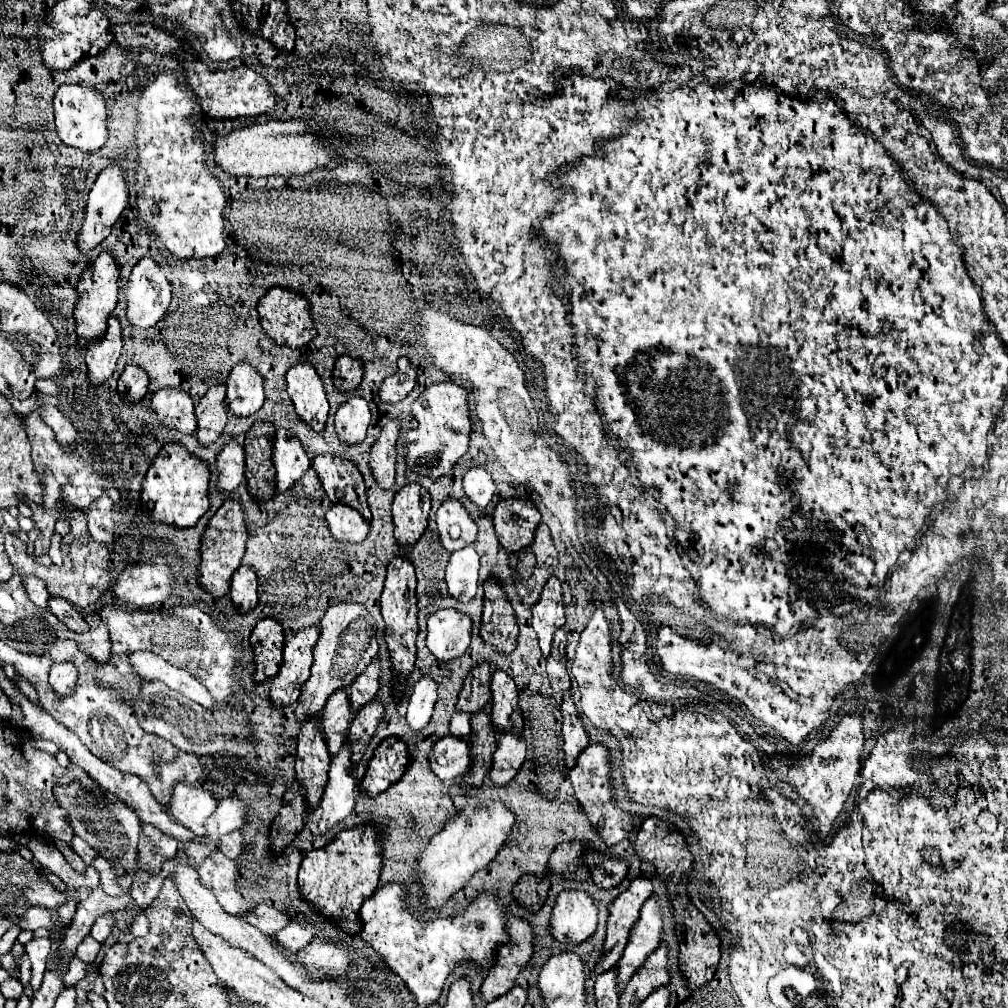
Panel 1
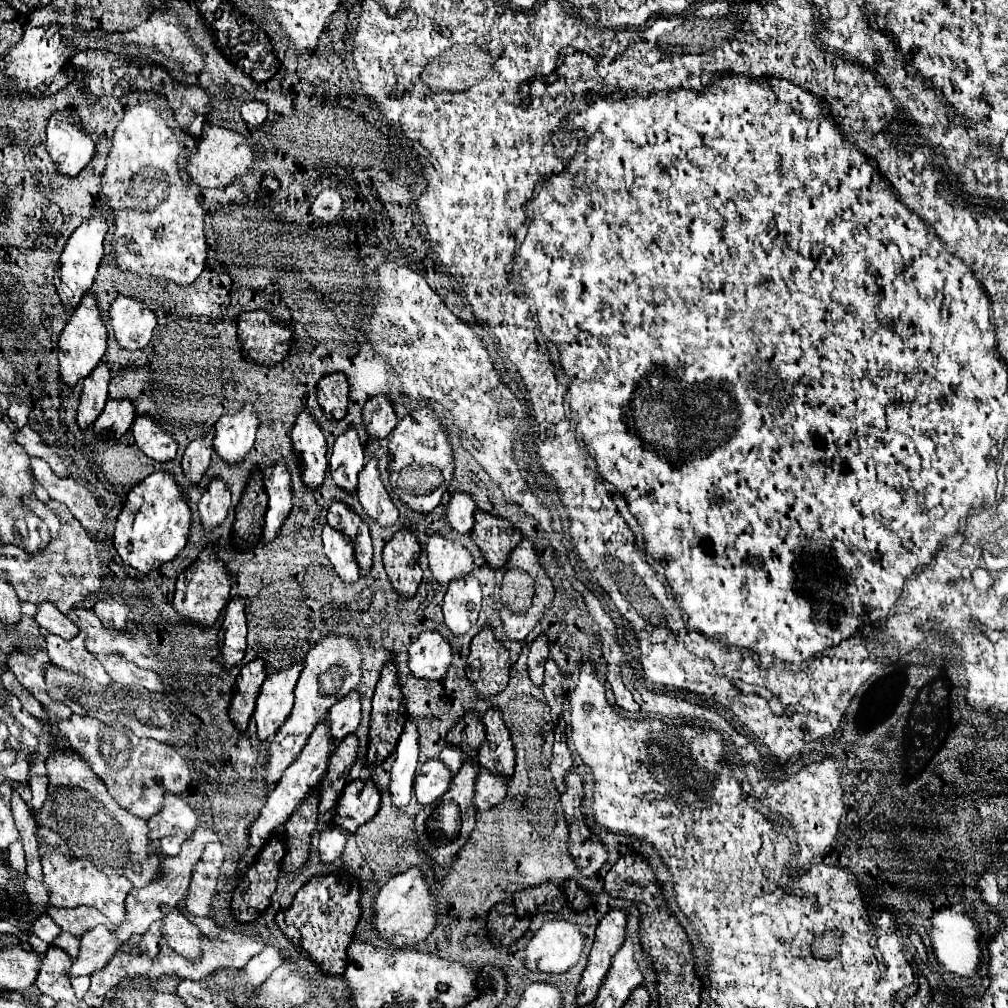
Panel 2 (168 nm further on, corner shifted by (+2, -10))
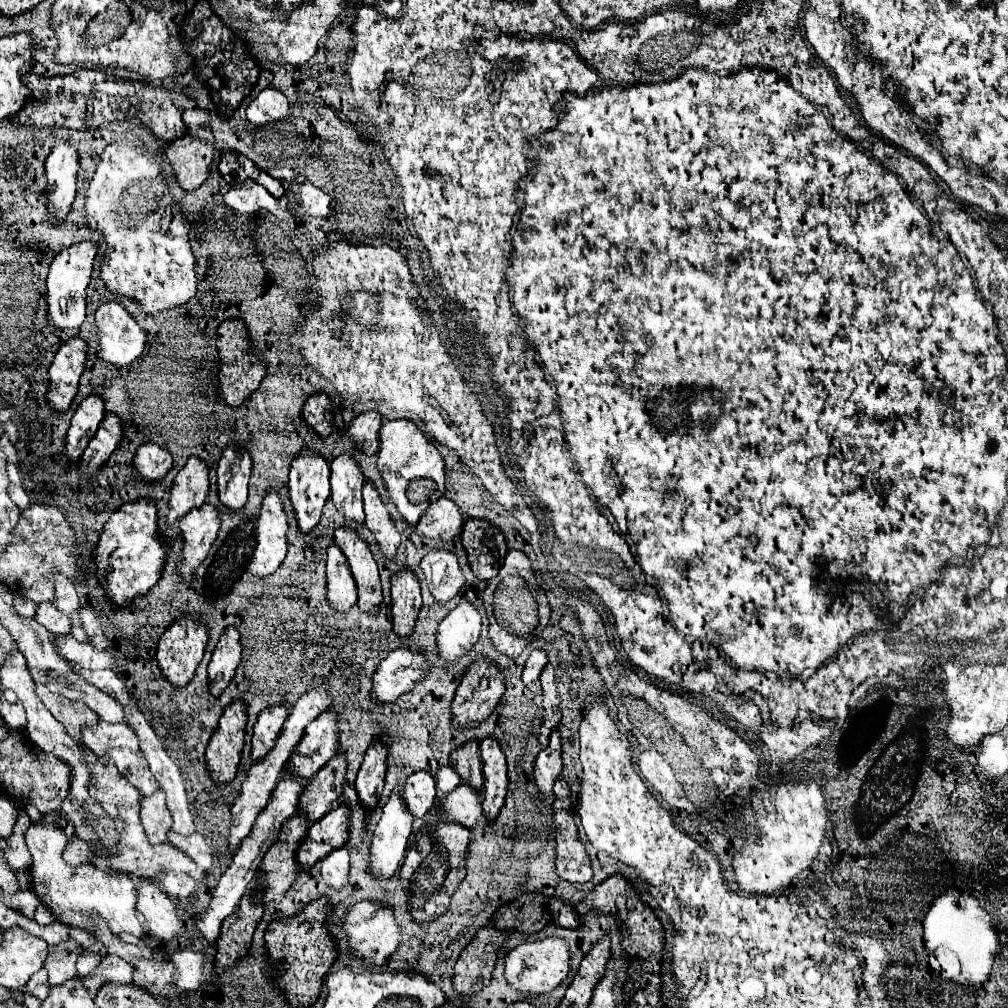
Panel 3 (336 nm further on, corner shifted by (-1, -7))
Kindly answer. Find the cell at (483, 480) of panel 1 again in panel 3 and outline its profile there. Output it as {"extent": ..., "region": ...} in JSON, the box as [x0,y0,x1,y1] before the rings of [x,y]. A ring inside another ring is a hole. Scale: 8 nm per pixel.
{"extent":[416,498,462,542],"region":[[[438,498],[428,504],[426,512],[420,516],[416,524],[416,534],[448,542],[462,532],[462,514],[458,506],[448,498]]]}

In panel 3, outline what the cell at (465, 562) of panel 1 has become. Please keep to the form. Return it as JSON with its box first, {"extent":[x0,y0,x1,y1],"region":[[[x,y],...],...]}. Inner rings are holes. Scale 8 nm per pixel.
{"extent":[436,602,482,662],"region":[[[462,602],[456,606],[438,626],[436,632],[436,650],[444,662],[458,662],[466,650],[470,650],[480,636],[482,618],[480,612]]]}

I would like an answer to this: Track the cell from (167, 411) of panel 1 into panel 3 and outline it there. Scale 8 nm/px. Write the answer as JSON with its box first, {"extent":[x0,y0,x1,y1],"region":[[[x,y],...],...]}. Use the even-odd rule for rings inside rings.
{"extent":[132,444,172,484],"region":[[[142,444],[136,450],[132,466],[138,470],[146,484],[152,484],[160,482],[168,474],[168,470],[172,468],[172,456],[156,444]]]}

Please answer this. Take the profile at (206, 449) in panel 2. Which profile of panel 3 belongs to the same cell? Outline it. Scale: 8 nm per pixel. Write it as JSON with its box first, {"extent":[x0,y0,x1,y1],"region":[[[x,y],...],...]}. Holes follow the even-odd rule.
{"extent":[166,458,208,524],"region":[[[190,458],[186,466],[176,474],[170,490],[166,522],[174,524],[178,518],[186,516],[192,508],[200,508],[208,494],[208,468],[198,458]]]}

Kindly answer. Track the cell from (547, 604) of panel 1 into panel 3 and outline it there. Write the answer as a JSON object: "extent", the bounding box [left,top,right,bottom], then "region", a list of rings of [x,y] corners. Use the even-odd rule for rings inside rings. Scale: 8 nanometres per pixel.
{"extent":[522,650,548,694],"region":[[[534,650],[530,652],[528,660],[526,660],[526,666],[524,666],[524,672],[522,672],[522,680],[526,684],[526,688],[534,694],[542,694],[542,688],[540,688],[540,674],[544,670],[544,666],[548,664],[548,658],[544,654],[544,650]]]}

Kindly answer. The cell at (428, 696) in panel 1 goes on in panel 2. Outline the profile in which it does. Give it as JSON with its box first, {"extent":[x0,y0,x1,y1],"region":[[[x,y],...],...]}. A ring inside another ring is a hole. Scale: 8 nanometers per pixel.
{"extent":[391,719,419,807],"region":[[[409,719],[405,723],[405,729],[395,747],[395,755],[397,759],[391,771],[391,793],[393,793],[393,805],[403,807],[411,801],[419,757],[419,729],[415,721]]]}

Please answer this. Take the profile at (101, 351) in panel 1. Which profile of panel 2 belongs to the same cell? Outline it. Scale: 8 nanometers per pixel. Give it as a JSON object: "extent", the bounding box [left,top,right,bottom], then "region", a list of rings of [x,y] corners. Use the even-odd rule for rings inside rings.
{"extent":[77,363,111,429],"region":[[[99,363],[91,375],[83,381],[83,393],[81,393],[81,403],[77,409],[77,423],[81,429],[87,425],[95,423],[97,415],[103,411],[107,403],[107,387],[111,381],[111,371],[107,363]]]}

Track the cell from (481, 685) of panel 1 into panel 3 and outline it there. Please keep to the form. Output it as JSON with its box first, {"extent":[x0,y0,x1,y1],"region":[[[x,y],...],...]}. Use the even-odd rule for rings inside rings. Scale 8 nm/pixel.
{"extent":[450,740,482,792],"region":[[[472,740],[464,746],[458,746],[450,756],[450,766],[460,774],[462,782],[468,784],[472,790],[482,792],[482,762],[478,758],[478,742]]]}

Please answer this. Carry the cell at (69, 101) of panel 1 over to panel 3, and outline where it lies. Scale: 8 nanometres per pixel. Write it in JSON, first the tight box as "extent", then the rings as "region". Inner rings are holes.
{"extent":[46,142,78,222],"region":[[[56,142],[50,156],[46,158],[46,198],[50,204],[50,222],[64,222],[76,194],[78,154],[68,142]]]}

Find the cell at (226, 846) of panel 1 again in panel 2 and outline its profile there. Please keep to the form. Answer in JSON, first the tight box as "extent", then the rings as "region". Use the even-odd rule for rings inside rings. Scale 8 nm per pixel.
{"extent":[203,843,225,867],"region":[[[209,843],[203,851],[203,861],[211,861],[215,863],[217,867],[223,865],[225,861],[225,853],[223,853],[223,845],[221,843]]]}

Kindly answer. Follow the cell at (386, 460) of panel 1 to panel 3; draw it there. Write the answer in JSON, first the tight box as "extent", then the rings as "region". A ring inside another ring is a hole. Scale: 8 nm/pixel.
{"extent":[364,482,400,558],"region":[[[372,482],[364,484],[364,510],[366,510],[366,528],[374,534],[380,550],[386,558],[394,558],[400,546],[400,534],[396,532],[382,500]]]}

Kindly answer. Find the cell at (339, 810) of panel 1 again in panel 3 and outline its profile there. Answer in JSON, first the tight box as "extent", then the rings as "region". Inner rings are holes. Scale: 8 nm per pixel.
{"extent":[320,848,348,890],"region":[[[338,848],[338,852],[330,852],[330,856],[326,856],[320,864],[322,864],[322,878],[330,888],[340,890],[348,884],[348,850],[346,848]]]}

